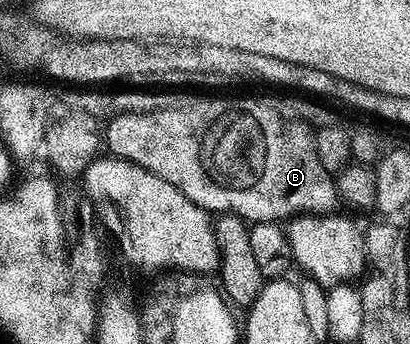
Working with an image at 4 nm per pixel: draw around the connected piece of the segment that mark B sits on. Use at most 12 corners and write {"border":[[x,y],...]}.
{"border":[[250,97],[120,115],[113,156],[247,223],[330,215],[311,126]]}

